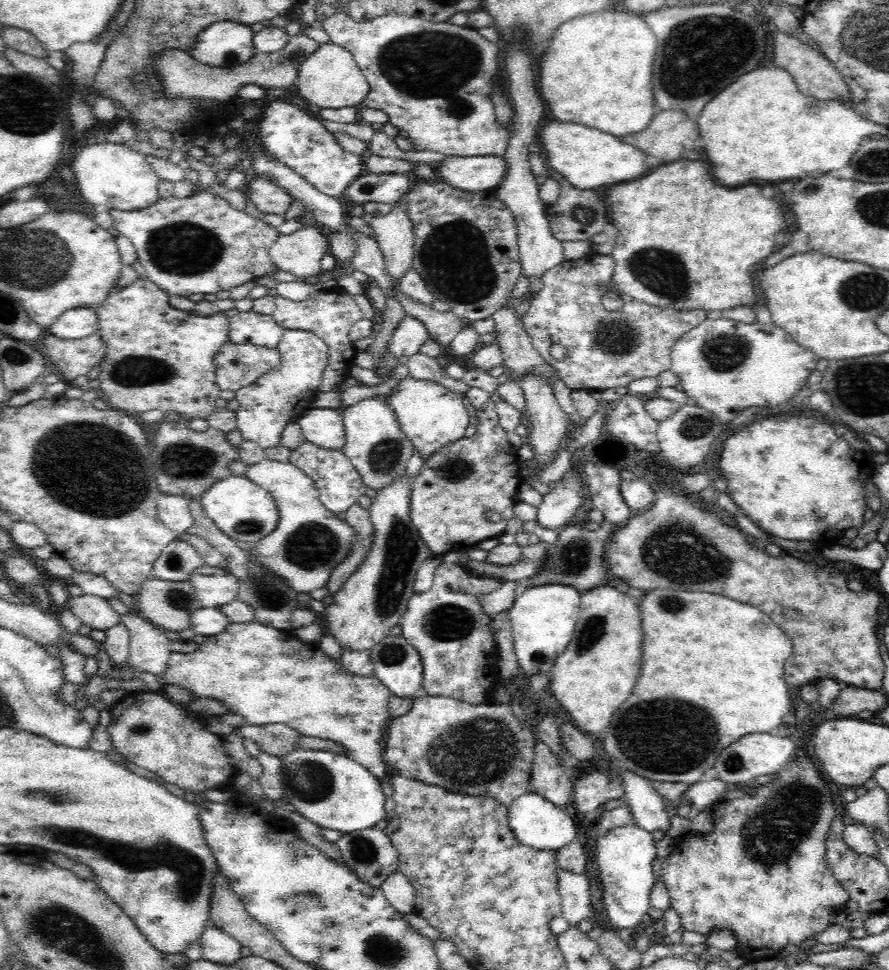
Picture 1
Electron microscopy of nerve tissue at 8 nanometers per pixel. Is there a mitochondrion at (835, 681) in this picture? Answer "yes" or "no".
no

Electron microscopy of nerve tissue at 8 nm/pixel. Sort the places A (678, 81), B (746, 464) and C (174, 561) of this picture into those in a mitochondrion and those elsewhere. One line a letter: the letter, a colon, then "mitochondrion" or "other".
A: mitochondrion
B: other
C: mitochondrion

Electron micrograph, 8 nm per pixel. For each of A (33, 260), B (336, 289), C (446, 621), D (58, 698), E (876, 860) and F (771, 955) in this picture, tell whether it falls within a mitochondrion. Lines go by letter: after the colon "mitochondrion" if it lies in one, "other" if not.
A: mitochondrion
B: other
C: mitochondrion
D: other
E: other
F: other

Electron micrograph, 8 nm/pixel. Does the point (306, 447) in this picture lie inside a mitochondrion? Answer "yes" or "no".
no

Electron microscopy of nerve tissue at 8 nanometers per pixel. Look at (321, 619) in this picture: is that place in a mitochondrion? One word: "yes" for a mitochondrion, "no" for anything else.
no

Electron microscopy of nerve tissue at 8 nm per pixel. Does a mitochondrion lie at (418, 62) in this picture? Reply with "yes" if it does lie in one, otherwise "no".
yes

